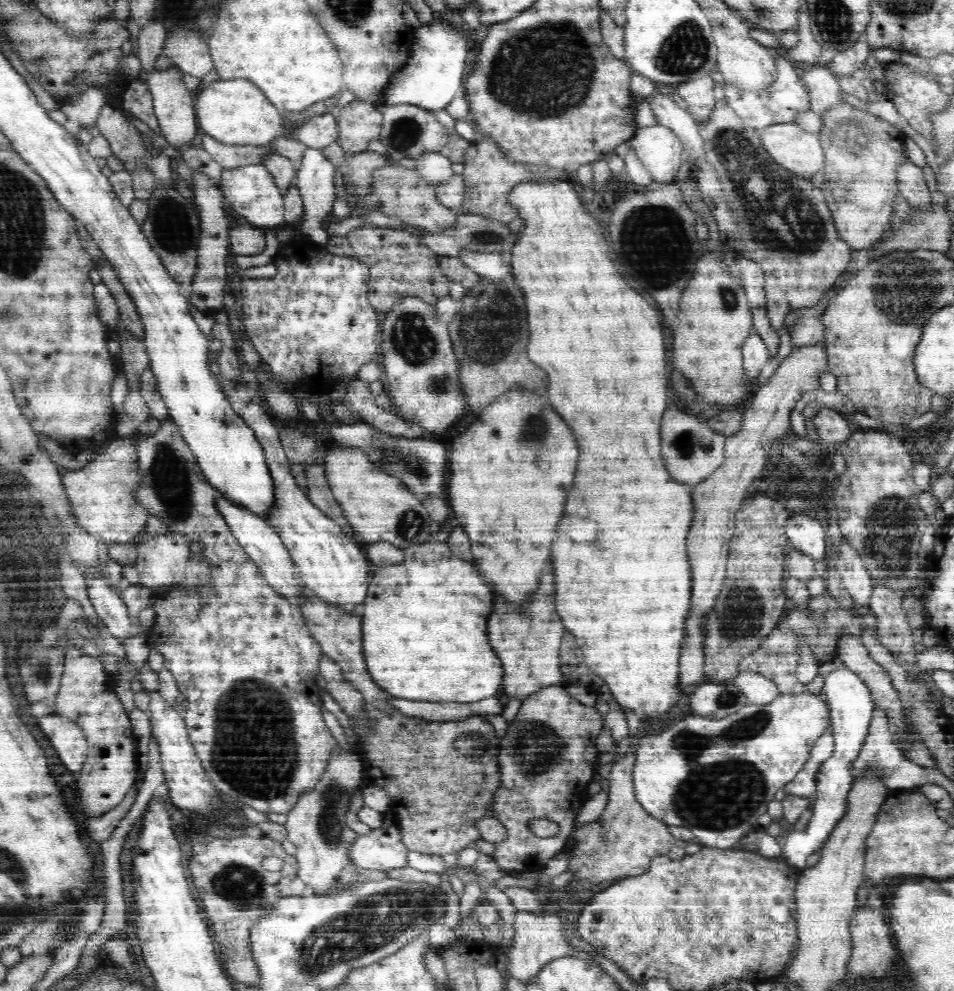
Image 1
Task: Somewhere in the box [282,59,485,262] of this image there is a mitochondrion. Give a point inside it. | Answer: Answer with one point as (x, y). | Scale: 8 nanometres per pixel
(405, 132)

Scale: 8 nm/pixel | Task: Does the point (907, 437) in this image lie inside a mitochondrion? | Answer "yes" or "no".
no

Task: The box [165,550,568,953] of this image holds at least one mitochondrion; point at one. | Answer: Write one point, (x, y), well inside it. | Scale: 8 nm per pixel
(254, 751)

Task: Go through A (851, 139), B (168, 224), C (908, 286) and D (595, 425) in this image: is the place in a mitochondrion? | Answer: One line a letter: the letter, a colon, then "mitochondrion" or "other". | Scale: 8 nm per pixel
A: mitochondrion
B: mitochondrion
C: mitochondrion
D: other

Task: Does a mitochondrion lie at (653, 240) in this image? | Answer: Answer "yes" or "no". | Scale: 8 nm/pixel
yes

